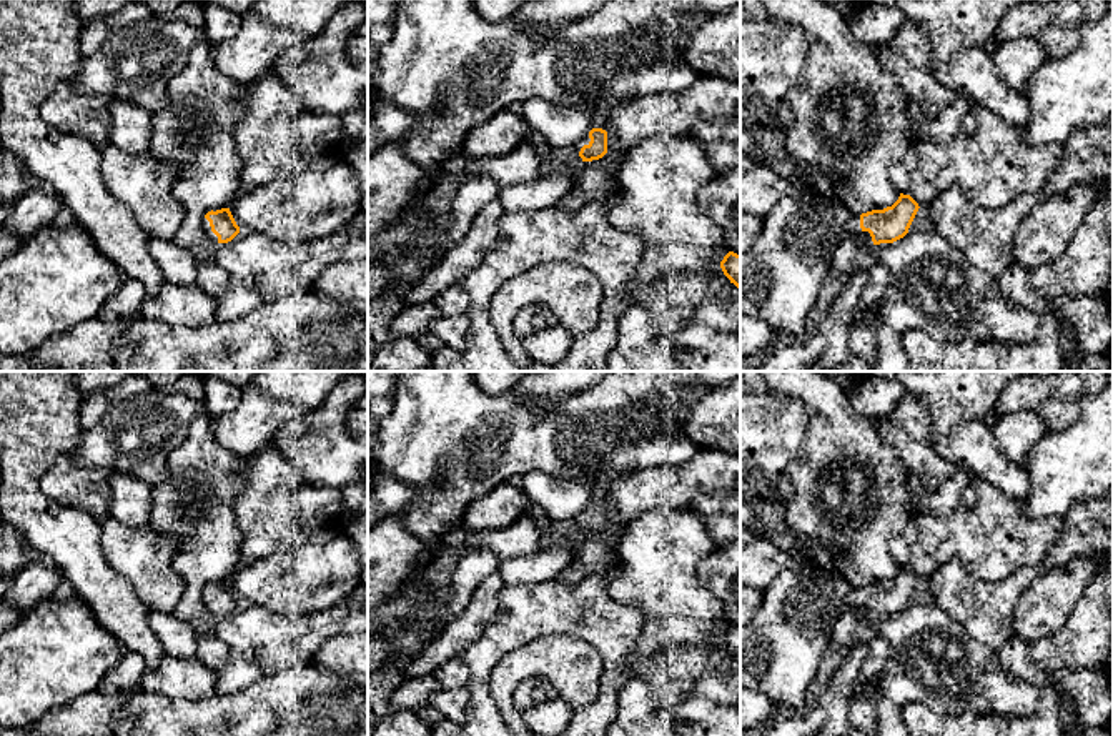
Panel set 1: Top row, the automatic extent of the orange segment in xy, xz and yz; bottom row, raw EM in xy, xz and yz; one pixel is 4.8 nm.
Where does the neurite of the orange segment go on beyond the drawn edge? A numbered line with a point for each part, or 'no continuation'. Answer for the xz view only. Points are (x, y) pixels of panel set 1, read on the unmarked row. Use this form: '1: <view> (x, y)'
1: xz (441, 423)

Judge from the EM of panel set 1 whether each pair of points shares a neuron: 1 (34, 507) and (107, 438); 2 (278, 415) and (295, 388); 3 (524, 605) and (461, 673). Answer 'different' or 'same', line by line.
1: different
2: different
3: different

